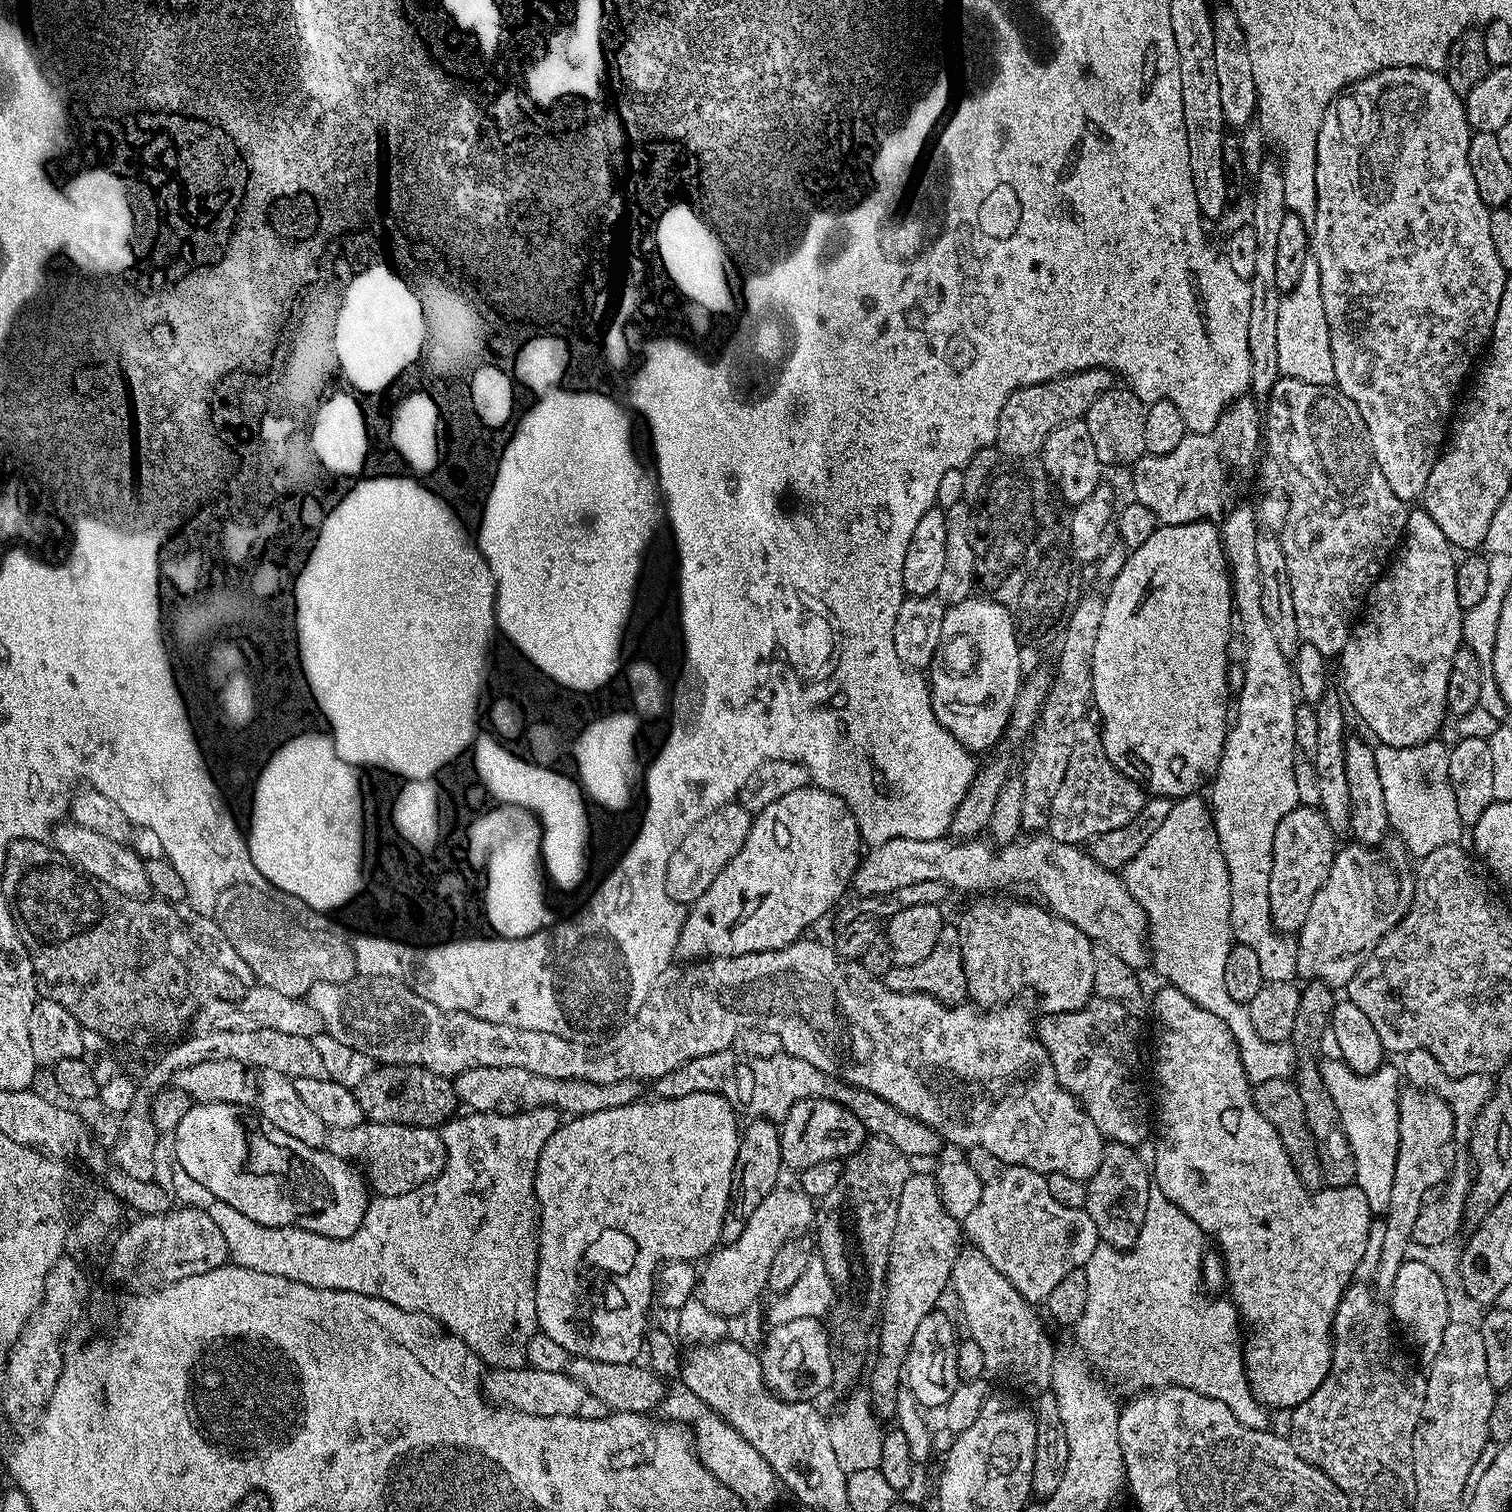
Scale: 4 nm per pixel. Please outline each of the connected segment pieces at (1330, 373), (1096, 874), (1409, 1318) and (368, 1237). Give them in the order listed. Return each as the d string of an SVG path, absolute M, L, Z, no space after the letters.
M1311 263L1302 269L1298 286L1281 295L1278 306L1278 362L1281 377L1335 385L1330 326L1326 324L1326 310L1322 306L1322 278L1314 271Z
M1028 834L1013 840L1011 844L997 848L988 842L983 844L982 841L980 838L890 838L890 842L869 847L861 855L860 863L856 865L856 873L852 876L851 887L857 888L860 896L885 896L890 890L898 890L898 886L911 886L914 882L942 882L955 891L957 888L960 892L976 892L979 888L1008 888L1011 884L1029 884L1044 899L1040 899L1044 908L1072 923L1091 941L1120 958L1126 966L1140 970L1143 964L1149 963L1148 915L1132 897L1123 879L1113 869L1102 867L1083 847L1058 842L1047 834Z
M1404 1260L1398 1268L1394 1286L1388 1297L1388 1306L1393 1319L1404 1328L1406 1338L1416 1350L1425 1364L1431 1364L1437 1359L1442 1348L1442 1337L1446 1326L1450 1324L1448 1303L1438 1274L1424 1262Z
M533 1108L531 1110L520 1110L515 1114L466 1114L457 1115L455 1118L445 1120L439 1129L440 1137L444 1143L444 1149L448 1160L440 1171L446 1174L444 1188L450 1184L450 1196L414 1196L407 1192L397 1196L376 1196L369 1199L368 1209L362 1218L362 1226L354 1230L350 1238L335 1240L326 1238L322 1234L314 1234L310 1230L301 1228L271 1228L262 1226L246 1214L238 1214L234 1206L226 1206L226 1202L212 1200L207 1205L210 1218L222 1230L222 1238L226 1240L228 1254L231 1263L237 1264L239 1268L258 1270L262 1274L278 1274L291 1280L302 1282L306 1286L318 1286L330 1290L350 1290L361 1292L367 1296L381 1296L386 1302L398 1306L407 1312L421 1312L430 1318L434 1318L439 1324L444 1325L452 1335L464 1340L476 1356L479 1356L485 1365L495 1368L523 1368L528 1359L528 1343L533 1334L538 1330L536 1323L536 1233L538 1231L538 1212L534 1207L534 1193L532 1187L536 1181L536 1166L538 1158L542 1154L542 1146L554 1134L562 1123L562 1116L555 1108Z

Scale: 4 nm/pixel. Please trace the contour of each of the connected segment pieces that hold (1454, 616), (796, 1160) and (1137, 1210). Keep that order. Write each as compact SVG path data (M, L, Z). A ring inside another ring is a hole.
M1416 506L1408 513L1408 524L1404 527L1404 538L1395 553L1394 559L1387 565L1386 575L1377 580L1368 591L1366 607L1359 617L1358 623L1352 629L1352 635L1349 636L1346 646L1340 652L1338 663L1340 663L1340 680L1344 683L1342 687L1343 695L1347 703L1352 703L1354 711L1360 715L1360 720L1377 736L1380 744L1389 744L1395 748L1409 748L1425 744L1428 740L1437 739L1441 734L1440 727L1444 724L1444 716L1449 715L1448 703L1446 702L1446 686L1450 682L1450 666L1454 662L1454 654L1462 646L1462 637L1464 635L1464 612L1458 606L1458 590L1454 590L1454 578L1456 577L1457 557L1454 555L1452 544L1442 534L1442 529L1430 514L1425 512L1423 507Z
M822 1097L806 1098L790 1106L780 1129L780 1158L785 1169L803 1170L818 1162L844 1160L853 1156L865 1142L866 1133L862 1122L849 1108L843 1108L837 1100Z
M1105 1143L1104 1157L1094 1175L1086 1181L1086 1202L1083 1209L1090 1214L1090 1222L1094 1222L1099 1243L1108 1244L1111 1248L1127 1250L1138 1242L1138 1234L1142 1230L1142 1222L1146 1218L1146 1202L1148 1192L1154 1187L1150 1179L1150 1168L1144 1165L1144 1160L1139 1156L1137 1149L1131 1144Z

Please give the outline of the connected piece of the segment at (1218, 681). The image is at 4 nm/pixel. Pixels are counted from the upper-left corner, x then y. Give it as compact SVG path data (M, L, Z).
M1195 520L1189 524L1166 524L1157 526L1154 534L1150 534L1150 538L1146 538L1146 542L1142 542L1142 546L1131 549L1128 554L1126 566L1122 566L1122 570L1107 585L1108 592L1104 596L1104 609L1102 610L1102 626L1098 626L1098 639L1094 645L1094 670L1092 671L1092 703L1094 712L1100 715L1098 719L1098 727L1100 737L1104 743L1106 750L1106 758L1110 758L1110 762L1119 772L1126 774L1126 778L1133 780L1135 784L1143 786L1152 796L1166 796L1169 798L1179 798L1182 796L1191 796L1201 791L1200 787L1207 785L1213 779L1220 765L1220 756L1224 753L1224 740L1228 736L1229 726L1225 714L1226 697L1228 692L1228 639L1231 638L1232 632L1234 636L1234 601L1232 598L1232 577L1228 566L1228 558L1224 555L1224 542L1220 539L1220 530L1215 523L1206 520Z

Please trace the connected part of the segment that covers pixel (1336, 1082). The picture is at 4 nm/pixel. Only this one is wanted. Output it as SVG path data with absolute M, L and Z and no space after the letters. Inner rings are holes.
M1340 1058L1328 1060L1319 1065L1320 1076L1330 1090L1330 1098L1334 1098L1334 1106L1338 1106L1338 1114L1342 1118L1342 1130L1346 1130L1346 1138L1350 1142L1350 1150L1356 1159L1355 1187L1366 1194L1366 1202L1370 1202L1373 1214L1383 1214L1388 1210L1390 1190L1394 1182L1394 1166L1398 1158L1398 1104L1402 1083L1400 1072L1394 1065L1384 1062L1368 1075L1356 1073L1350 1065Z

